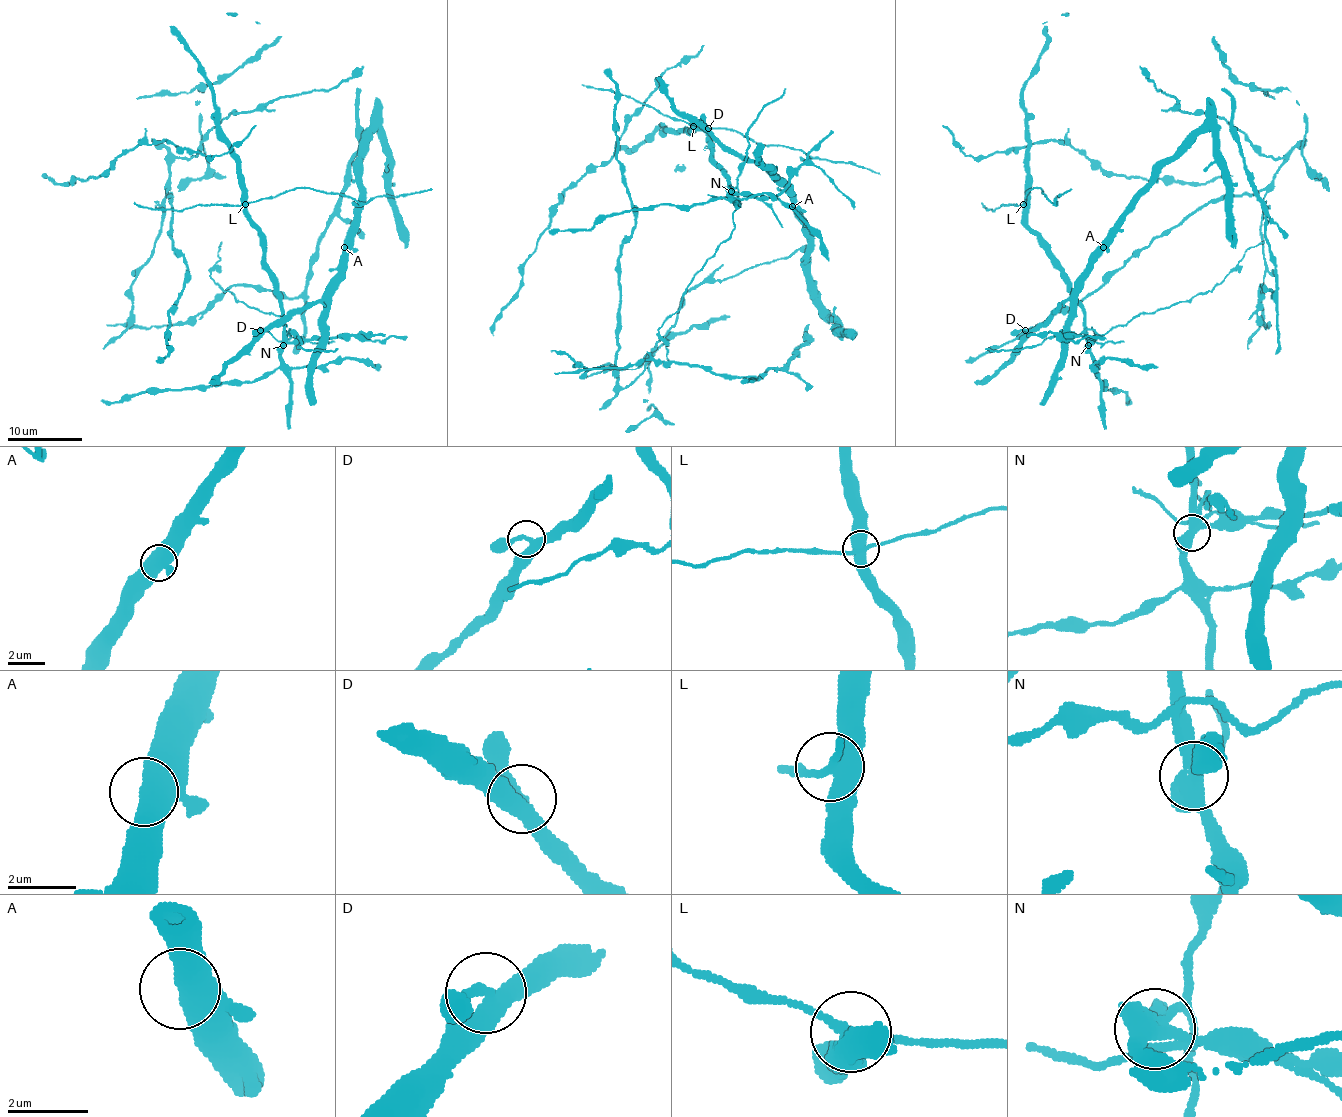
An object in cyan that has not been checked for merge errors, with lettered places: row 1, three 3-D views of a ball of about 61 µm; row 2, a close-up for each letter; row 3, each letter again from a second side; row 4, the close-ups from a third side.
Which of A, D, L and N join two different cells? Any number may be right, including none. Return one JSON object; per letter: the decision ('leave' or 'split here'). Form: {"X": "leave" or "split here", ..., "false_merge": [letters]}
{"A": "leave", "D": "leave", "L": "split here", "N": "split here", "false_merge": ["L", "N"]}

